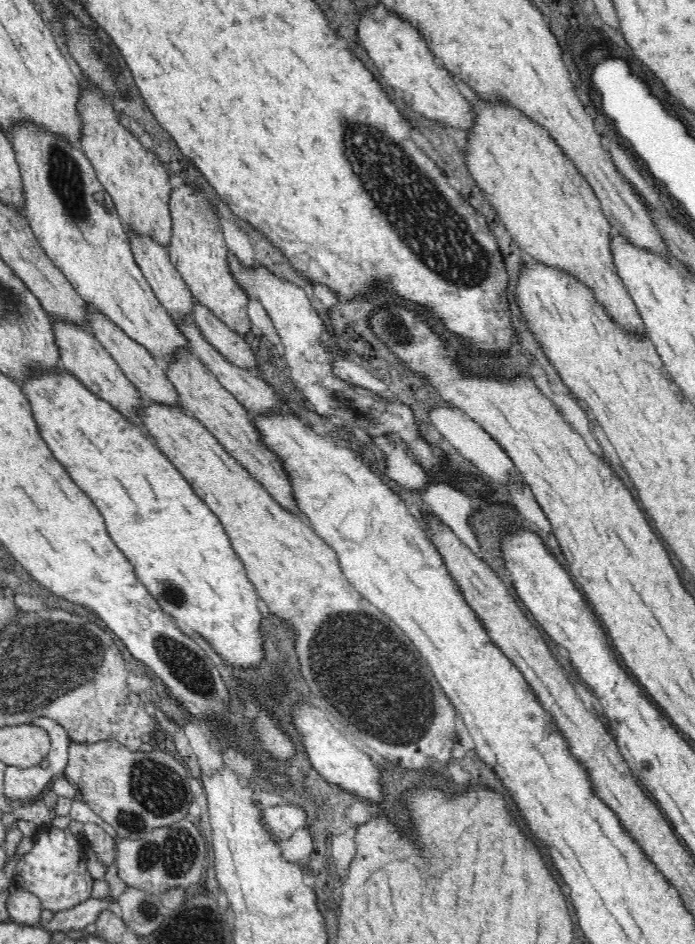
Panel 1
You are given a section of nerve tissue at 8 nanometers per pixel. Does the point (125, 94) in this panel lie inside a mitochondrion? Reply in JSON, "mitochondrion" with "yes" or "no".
{"mitochondrion":"no"}

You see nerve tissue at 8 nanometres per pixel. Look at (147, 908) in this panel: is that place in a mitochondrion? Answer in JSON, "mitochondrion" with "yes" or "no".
{"mitochondrion":"yes"}

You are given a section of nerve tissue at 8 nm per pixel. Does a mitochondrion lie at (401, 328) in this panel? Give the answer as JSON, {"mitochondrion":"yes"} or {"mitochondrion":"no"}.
{"mitochondrion":"yes"}

